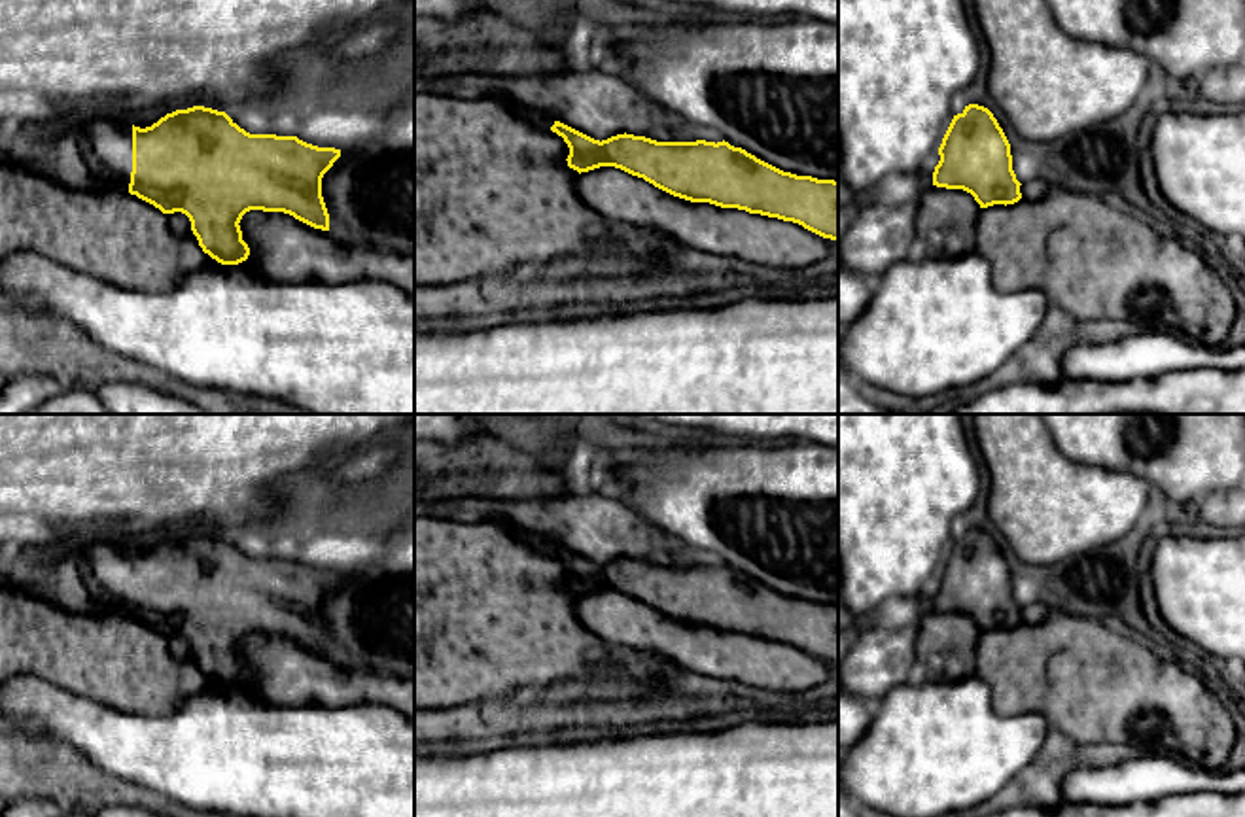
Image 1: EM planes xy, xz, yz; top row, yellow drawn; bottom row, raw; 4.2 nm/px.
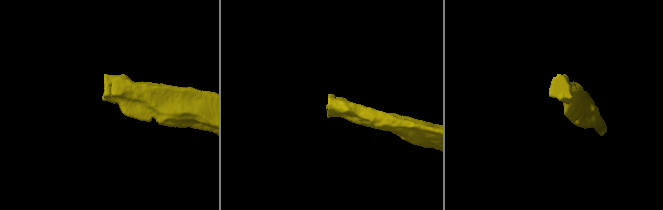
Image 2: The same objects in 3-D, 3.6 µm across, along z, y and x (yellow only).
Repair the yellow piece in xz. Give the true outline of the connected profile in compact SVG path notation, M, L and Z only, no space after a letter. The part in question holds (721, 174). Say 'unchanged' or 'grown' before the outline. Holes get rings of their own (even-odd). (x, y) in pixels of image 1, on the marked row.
grown; M501 100L520 117L562 136L570 148L568 166L579 174L615 166L674 197L793 221L838 242L834 180L783 172L725 140L657 142L624 132L600 142L543 112Z

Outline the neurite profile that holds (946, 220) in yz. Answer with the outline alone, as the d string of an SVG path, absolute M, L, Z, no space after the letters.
M931 185L914 208L918 255L942 259L976 252L980 204L971 193Z

